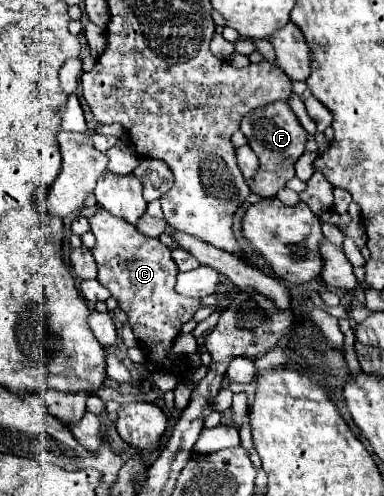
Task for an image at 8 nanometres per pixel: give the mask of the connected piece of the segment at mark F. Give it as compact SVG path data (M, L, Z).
M284 101L260 107L254 113L246 115L242 119L242 133L246 135L248 145L260 161L260 169L254 181L250 183L252 193L258 193L260 197L276 197L276 193L286 185L286 181L294 177L294 163L304 153L308 133L302 129L290 105Z

